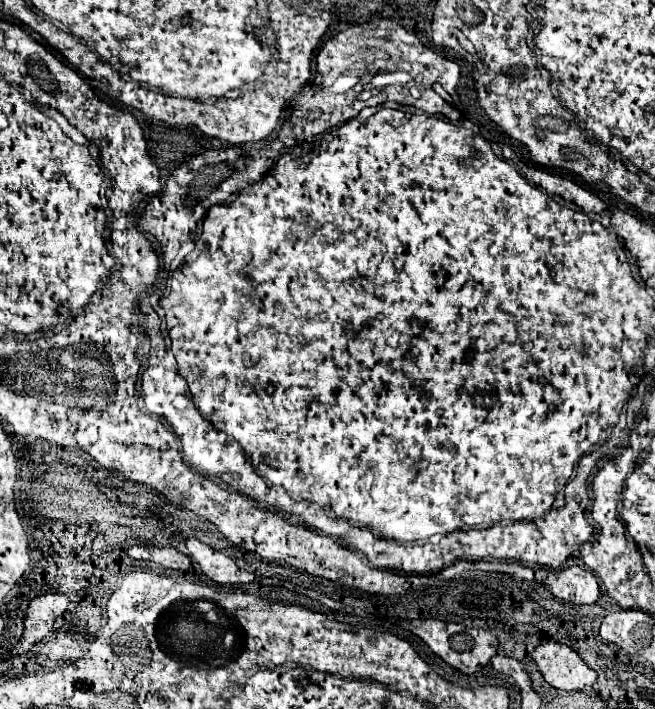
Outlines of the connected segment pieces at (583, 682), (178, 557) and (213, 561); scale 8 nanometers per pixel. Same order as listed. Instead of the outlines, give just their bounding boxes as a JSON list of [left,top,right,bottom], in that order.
[[531,644,597,690],[151,546,191,570],[187,540,239,584]]

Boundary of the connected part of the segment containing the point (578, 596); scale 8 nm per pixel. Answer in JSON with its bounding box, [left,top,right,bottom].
[547,566,601,604]

